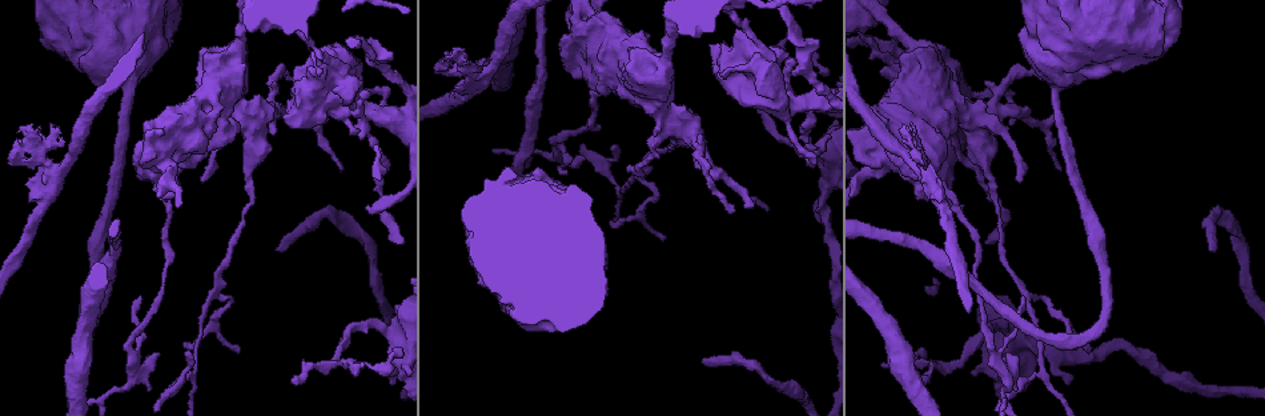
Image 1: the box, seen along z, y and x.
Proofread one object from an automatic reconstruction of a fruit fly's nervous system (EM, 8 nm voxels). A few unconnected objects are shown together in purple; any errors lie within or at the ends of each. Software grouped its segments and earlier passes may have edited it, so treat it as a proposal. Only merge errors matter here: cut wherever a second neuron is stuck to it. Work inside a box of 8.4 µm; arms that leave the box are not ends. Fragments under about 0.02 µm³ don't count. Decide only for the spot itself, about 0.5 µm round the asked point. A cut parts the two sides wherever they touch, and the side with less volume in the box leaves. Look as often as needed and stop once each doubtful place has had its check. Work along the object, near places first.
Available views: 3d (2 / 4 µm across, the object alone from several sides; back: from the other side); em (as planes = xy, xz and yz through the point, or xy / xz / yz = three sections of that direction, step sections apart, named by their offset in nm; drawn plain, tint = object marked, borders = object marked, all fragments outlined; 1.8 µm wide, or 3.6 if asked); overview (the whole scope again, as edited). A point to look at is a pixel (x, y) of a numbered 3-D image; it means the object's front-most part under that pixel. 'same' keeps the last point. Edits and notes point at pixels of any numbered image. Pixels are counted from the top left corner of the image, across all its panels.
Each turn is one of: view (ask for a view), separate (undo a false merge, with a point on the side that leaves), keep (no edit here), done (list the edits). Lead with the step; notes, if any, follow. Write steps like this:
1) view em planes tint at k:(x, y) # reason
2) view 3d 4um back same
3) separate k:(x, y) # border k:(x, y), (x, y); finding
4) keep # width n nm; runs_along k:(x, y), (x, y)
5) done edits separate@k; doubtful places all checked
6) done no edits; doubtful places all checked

view 3d 4um at 1:(924, 175) # three arms meet

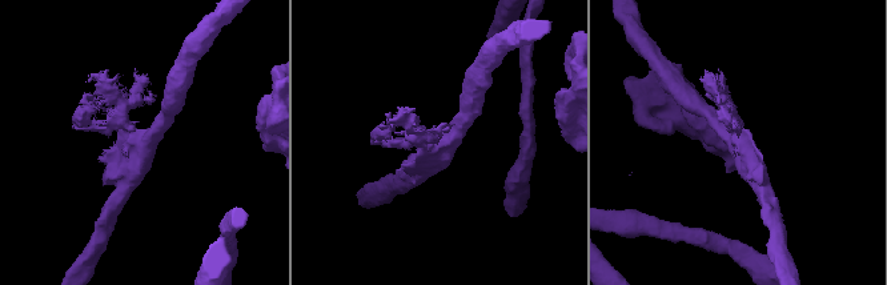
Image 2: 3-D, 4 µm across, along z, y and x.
view em xy step 8 tint at 2:(740, 142) # shape alone is not enough

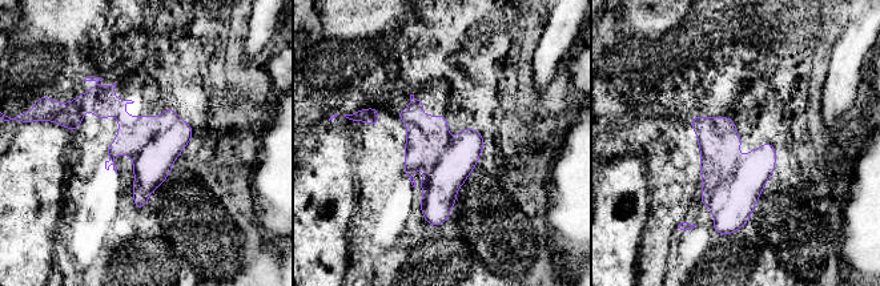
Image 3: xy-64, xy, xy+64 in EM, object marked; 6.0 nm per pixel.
view em planes tint same

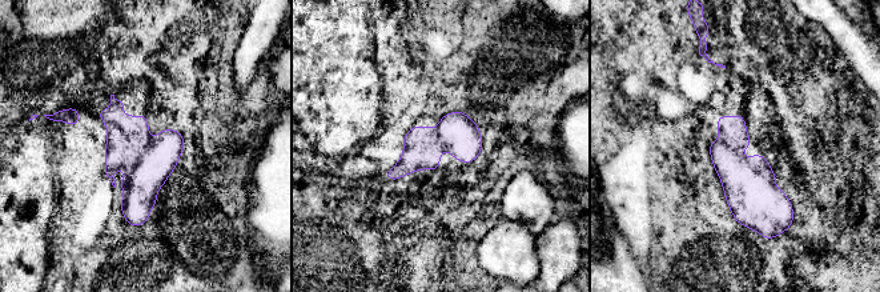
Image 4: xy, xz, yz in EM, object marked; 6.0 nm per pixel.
keep # one neuron here

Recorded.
view em 3.6um yz step 16 tint at 1:(593, 81) # calibre changes

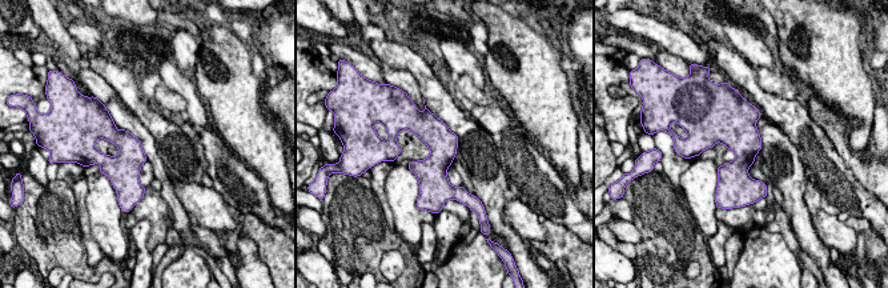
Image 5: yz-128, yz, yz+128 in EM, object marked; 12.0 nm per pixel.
view em 3.6um planes tint same

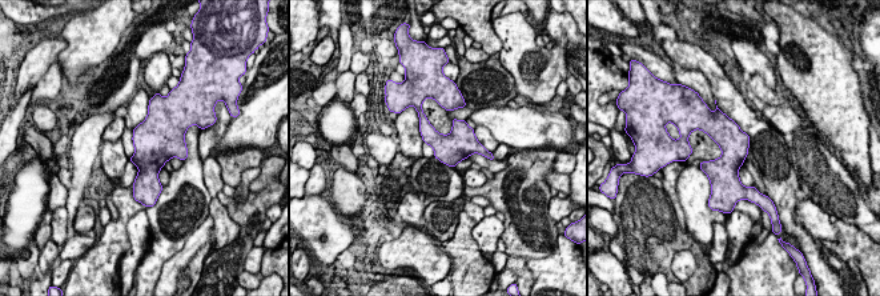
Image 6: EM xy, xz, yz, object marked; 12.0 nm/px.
keep # width 360 nm; one neuron here

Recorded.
view 3d 4um at 1:(743, 47) # small branch off a trunk

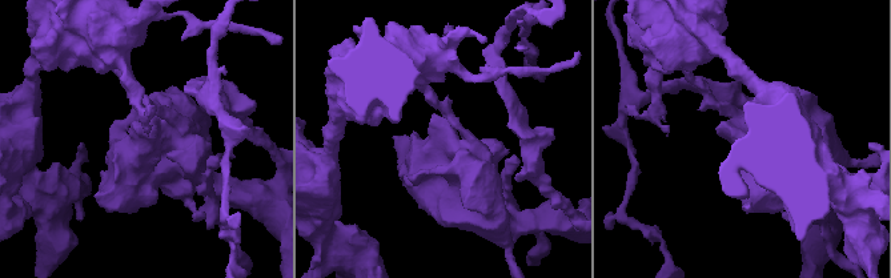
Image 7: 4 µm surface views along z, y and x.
view em 3.6um planes plain at 7:(445, 146)

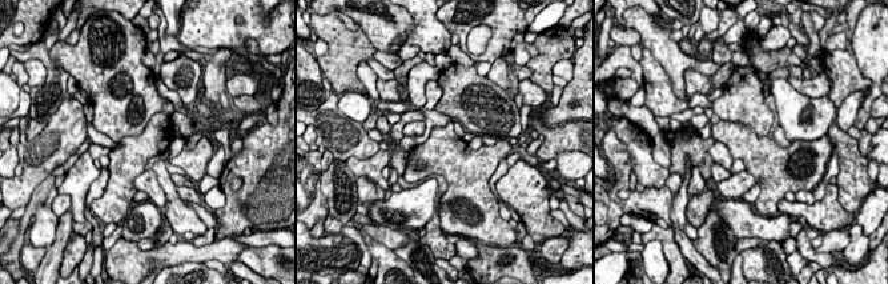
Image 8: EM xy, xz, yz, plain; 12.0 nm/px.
view em 3.6um planes tint same

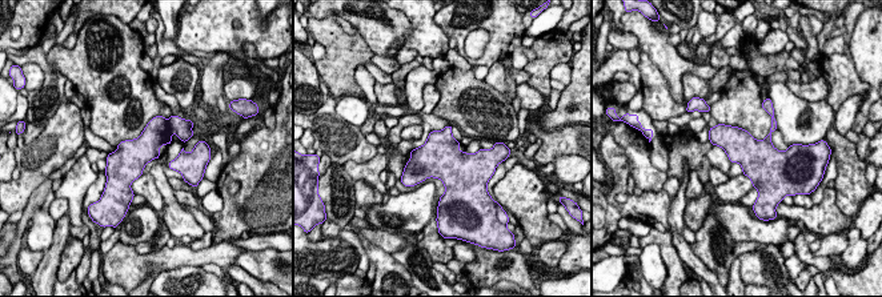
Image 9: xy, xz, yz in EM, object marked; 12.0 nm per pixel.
separate 9:(157, 132) # width 380 nm; two neurons meet here

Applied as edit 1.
view overview # redraw

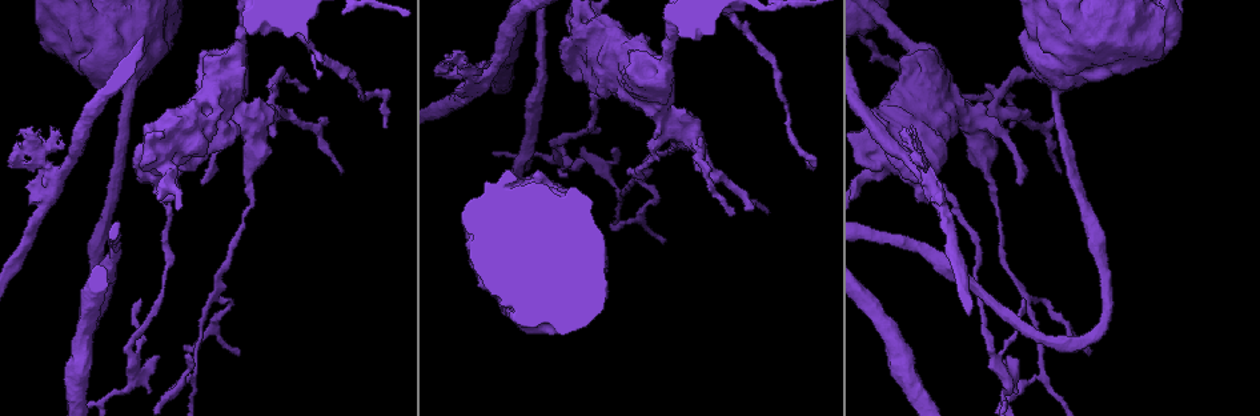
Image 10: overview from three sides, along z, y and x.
view 3d 4um at 10:(187, 123) # sudden change in width

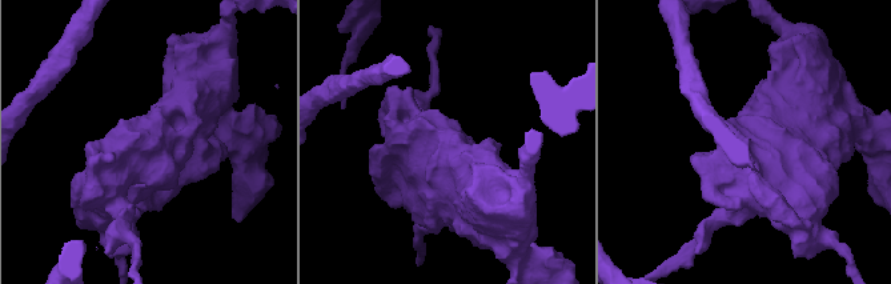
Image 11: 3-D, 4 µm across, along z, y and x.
view em 3.6um planes plain at 11:(757, 144) # need the tissue

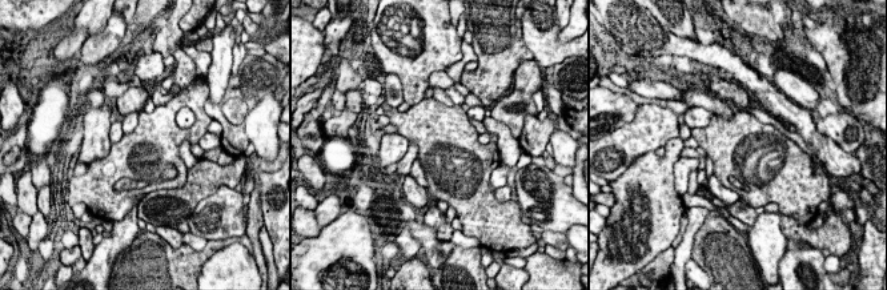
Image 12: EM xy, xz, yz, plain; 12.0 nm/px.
view em 3.6um planes borders same # see the neighbours

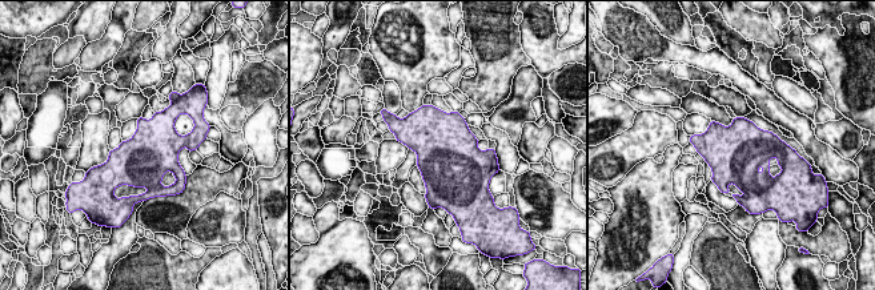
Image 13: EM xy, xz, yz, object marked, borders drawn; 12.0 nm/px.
keep # one neuron here

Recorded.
done edits separate@9; doubtful places all checked

